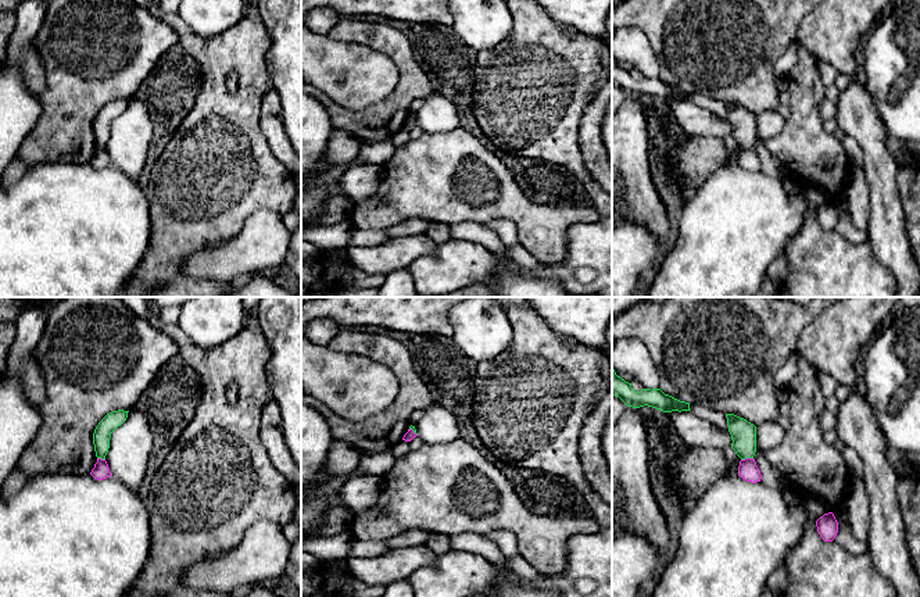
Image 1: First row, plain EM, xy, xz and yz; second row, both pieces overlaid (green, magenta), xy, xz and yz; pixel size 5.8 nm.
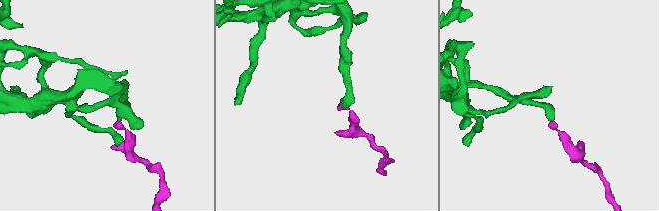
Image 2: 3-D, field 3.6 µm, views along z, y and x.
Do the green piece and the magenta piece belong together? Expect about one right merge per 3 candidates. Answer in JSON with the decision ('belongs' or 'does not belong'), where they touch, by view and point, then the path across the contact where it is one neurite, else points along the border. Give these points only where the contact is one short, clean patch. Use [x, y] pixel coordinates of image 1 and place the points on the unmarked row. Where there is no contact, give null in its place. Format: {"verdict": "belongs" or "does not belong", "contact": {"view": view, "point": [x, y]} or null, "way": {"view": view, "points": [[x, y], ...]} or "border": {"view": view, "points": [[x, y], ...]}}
{"verdict": "does not belong", "contact": {"view": "yz", "point": [747, 146]}, "border": {"view": "yz", "points": [[752, 146], [741, 149]]}}

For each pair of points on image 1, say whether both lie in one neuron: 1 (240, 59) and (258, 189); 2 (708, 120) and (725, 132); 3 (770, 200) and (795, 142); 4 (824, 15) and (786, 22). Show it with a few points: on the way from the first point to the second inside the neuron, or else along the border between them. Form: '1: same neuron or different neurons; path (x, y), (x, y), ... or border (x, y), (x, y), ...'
1: same neuron; path (253, 90), (253, 143), (260, 157)
2: same neuron; path (712, 124), (720, 128)
3: different neurons; border (784, 168), (793, 178), (813, 185)
4: different neurons; border (806, 14), (799, 24), (795, 38)

